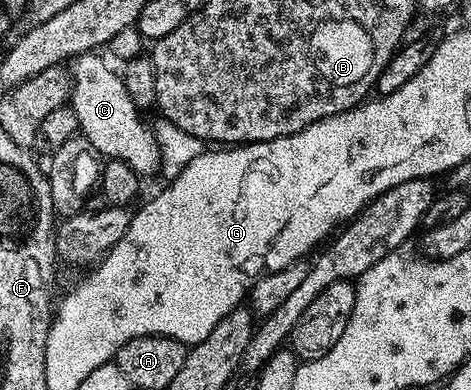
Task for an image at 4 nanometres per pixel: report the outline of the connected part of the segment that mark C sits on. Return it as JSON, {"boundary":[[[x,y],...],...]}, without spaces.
{"boundary":[[[97,52],[80,53],[69,62],[72,78],[69,104],[76,111],[81,136],[88,138],[92,147],[103,158],[123,161],[140,175],[157,174],[160,169],[158,144],[153,128],[142,122],[143,115],[126,93],[123,78],[110,70],[110,65]]]}

